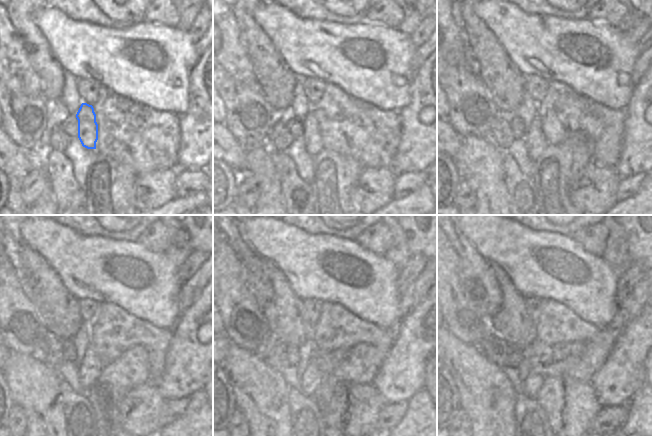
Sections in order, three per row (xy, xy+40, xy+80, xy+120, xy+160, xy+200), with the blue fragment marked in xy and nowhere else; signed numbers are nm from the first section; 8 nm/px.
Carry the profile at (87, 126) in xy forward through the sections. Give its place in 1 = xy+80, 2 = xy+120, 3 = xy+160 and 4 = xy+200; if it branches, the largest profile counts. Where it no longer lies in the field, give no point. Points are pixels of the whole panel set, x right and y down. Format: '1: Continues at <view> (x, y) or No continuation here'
1: Continues at xy+80 (536, 143)
2: Continues at xy+120 (91, 365)
3: Continues at xy+160 (312, 377)
4: Continues at xy+200 (531, 385)

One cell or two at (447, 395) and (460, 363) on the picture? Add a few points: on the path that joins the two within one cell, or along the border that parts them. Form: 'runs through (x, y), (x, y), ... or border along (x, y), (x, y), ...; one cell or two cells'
border along (447, 367), (457, 388), (459, 403); two cells

